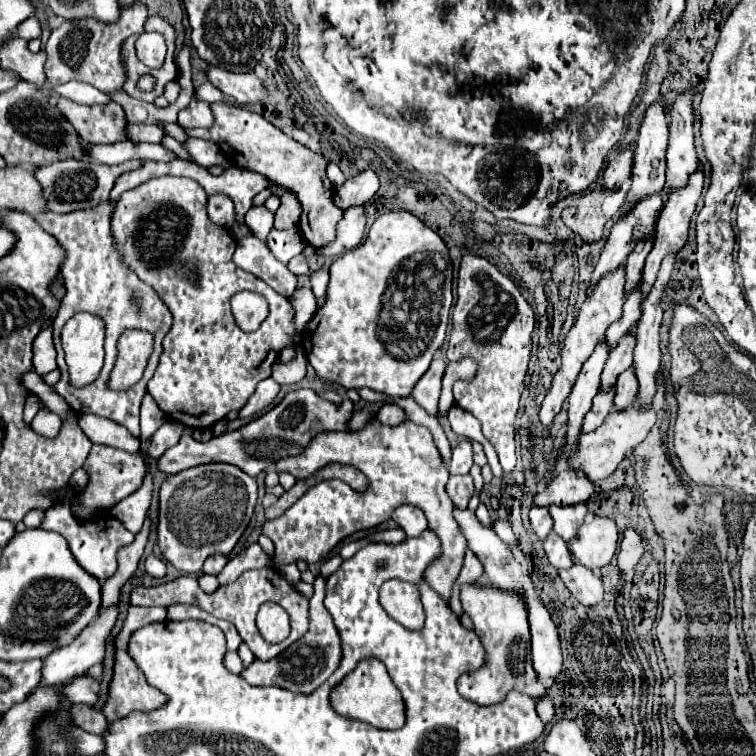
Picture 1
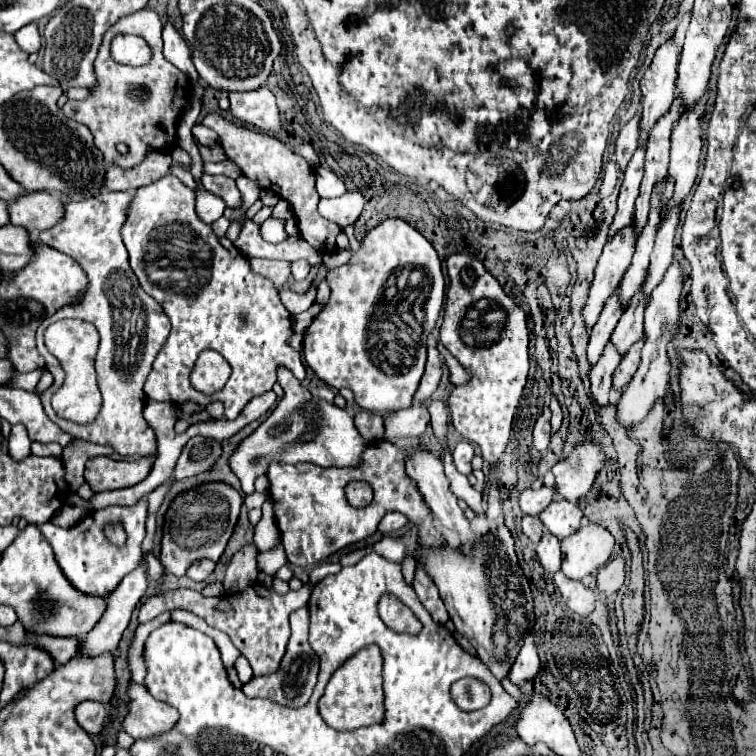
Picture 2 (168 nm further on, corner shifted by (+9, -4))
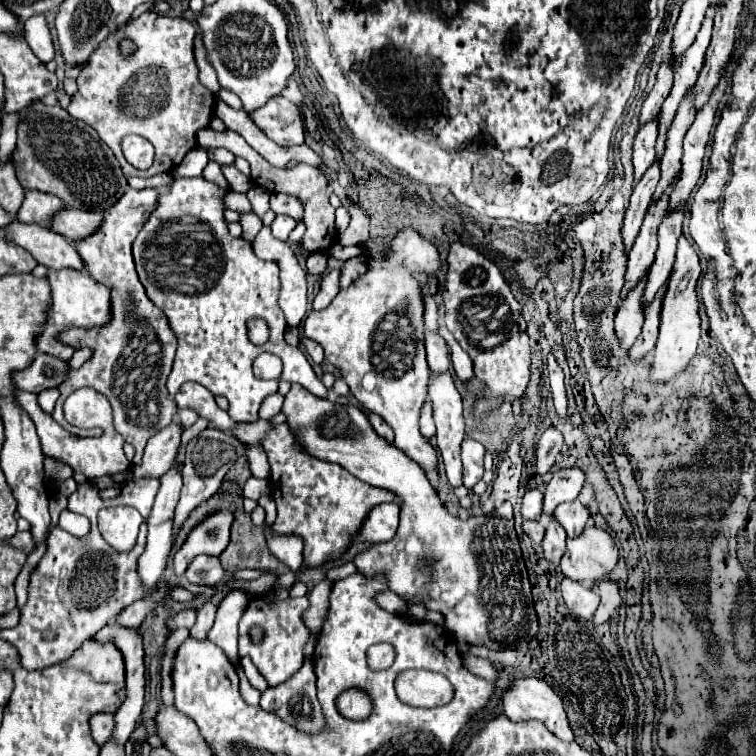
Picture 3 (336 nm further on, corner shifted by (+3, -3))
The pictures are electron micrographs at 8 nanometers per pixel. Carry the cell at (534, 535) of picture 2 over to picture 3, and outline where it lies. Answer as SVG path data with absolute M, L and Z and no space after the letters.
M525 521L525 523L523 523L523 531L525 531L535 543L541 543L541 541L543 541L545 527L543 527L539 521Z

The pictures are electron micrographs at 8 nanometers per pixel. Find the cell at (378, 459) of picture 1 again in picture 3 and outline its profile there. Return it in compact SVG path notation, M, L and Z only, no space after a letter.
M189 381L181 385L179 393L175 395L175 403L179 409L197 411L197 415L207 419L211 427L227 431L243 443L261 441L271 463L269 487L271 497L277 505L277 519L273 529L277 533L293 533L303 539L303 563L307 567L321 567L329 561L339 559L351 545L353 537L359 535L369 511L381 503L391 503L397 499L391 491L367 485L365 481L353 477L337 463L319 461L303 453L297 447L297 441L285 423L271 427L269 421L253 421L253 423L231 421L229 413L219 409L215 397L199 383Z

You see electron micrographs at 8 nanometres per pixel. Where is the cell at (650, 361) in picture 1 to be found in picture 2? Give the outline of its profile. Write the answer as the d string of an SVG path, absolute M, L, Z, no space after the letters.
M681 206L669 208L663 216L663 222L661 222L659 230L657 230L655 248L653 248L651 266L649 266L651 270L649 270L647 282L643 286L643 292L645 292L647 300L651 296L651 290L663 280L663 274L673 260L673 234L675 234L675 228L677 228L677 222L679 222L679 212L681 212Z

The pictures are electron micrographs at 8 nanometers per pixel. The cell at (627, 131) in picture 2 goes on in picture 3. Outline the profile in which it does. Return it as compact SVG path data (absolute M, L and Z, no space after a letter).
M665 61L659 69L659 75L657 75L657 83L655 87L651 89L651 93L647 95L645 103L643 103L643 109L639 113L639 129L645 127L647 123L655 121L663 101L667 99L669 91L671 91L671 85L673 85L673 69L669 69L669 61Z

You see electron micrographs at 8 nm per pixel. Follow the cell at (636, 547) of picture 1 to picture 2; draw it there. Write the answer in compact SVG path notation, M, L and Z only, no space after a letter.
M615 558L607 566L603 566L603 570L597 574L597 590L603 596L611 596L623 586L623 580L625 580L625 560Z

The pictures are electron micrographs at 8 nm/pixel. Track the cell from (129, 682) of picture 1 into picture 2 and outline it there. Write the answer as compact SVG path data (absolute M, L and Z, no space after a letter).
M131 682L129 698L129 714L123 720L123 728L133 738L151 738L175 728L179 712L173 706L155 700L147 688Z

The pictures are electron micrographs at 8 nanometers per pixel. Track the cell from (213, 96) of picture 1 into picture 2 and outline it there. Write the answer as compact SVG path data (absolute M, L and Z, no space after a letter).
M199 146L199 150L204 163L216 163L227 159L227 156L221 147L205 148L204 146Z

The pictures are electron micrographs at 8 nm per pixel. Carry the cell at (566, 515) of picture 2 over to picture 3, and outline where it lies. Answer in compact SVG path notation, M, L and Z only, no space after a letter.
M573 501L573 503L561 503L555 511L553 517L559 525L563 525L563 529L567 531L567 537L577 537L583 529L585 523L589 519L589 509L581 503L581 501Z

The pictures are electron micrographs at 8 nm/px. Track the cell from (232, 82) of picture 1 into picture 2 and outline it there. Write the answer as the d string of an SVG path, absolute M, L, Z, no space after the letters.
M267 86L243 94L233 92L229 94L229 100L231 100L231 114L237 120L271 134L283 130L281 112L277 108L273 92Z

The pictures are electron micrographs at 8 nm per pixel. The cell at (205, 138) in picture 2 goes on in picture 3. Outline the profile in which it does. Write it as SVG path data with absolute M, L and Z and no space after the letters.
M209 149L209 159L211 161L217 161L217 163L221 163L221 165L233 165L233 155L227 151L227 149Z

